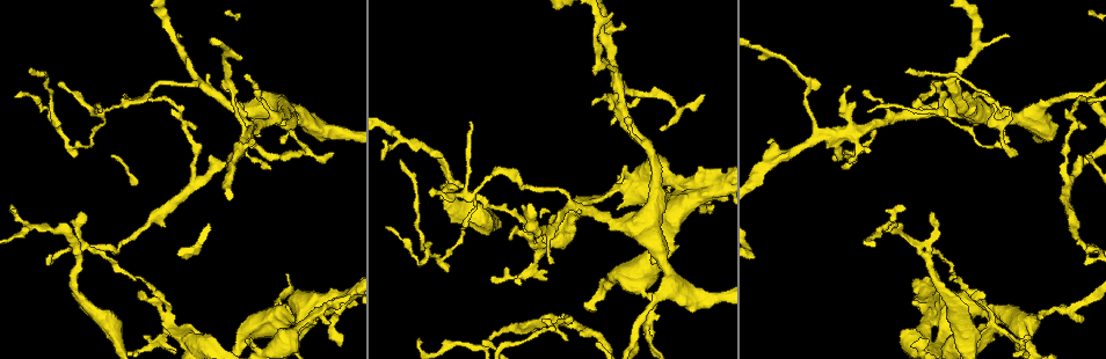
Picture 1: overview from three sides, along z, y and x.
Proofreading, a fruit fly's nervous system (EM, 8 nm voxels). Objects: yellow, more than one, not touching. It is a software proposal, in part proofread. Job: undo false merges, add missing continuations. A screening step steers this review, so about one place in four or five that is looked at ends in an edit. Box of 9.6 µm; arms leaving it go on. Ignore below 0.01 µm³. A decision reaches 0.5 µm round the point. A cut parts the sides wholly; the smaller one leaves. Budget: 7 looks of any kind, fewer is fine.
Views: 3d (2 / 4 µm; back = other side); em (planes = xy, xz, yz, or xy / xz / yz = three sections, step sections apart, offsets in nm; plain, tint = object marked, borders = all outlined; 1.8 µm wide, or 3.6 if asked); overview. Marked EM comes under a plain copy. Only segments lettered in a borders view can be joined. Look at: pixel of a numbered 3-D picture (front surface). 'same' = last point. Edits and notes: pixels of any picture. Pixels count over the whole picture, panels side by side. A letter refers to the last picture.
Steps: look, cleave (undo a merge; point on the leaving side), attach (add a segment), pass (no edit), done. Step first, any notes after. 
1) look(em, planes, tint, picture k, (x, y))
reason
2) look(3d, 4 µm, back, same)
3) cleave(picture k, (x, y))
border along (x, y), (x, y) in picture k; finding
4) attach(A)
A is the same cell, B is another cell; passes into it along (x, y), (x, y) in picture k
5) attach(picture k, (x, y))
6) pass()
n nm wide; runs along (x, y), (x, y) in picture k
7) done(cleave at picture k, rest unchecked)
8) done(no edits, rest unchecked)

look(em, planes, borders, picture 1, (465, 209))
thick turns thin

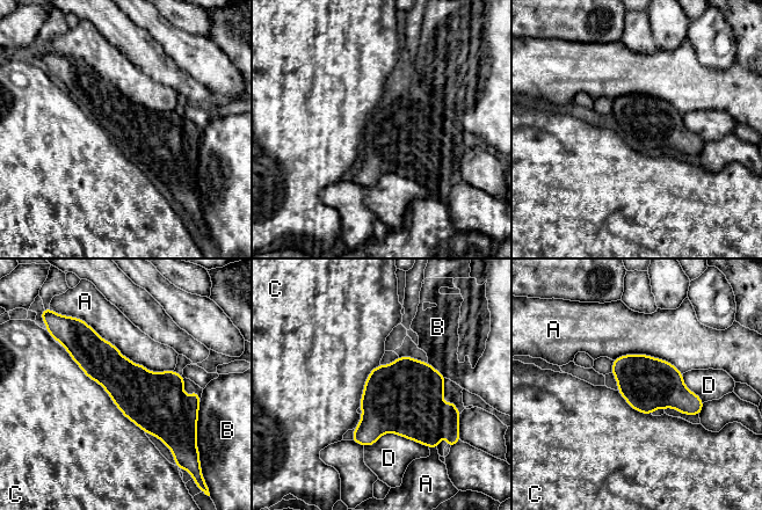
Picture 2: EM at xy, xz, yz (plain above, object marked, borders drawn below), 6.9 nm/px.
pass()
360 nm wide; A, B, C and D are other cells; all the same cell

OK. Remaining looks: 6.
look(em, planes, borders, picture 1, (404, 141))
arms part here

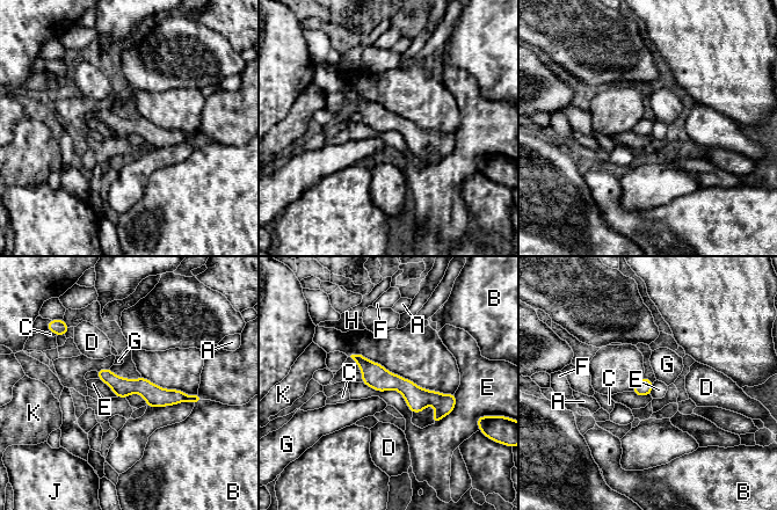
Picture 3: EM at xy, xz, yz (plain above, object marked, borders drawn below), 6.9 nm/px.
pass()
A, B, C, D, E, F, G, H, J and K are other cells; runs along (356, 357), (416, 398), (452, 403) in picture 3; all the same cell

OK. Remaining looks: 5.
look(em, xy, step 8, tint, picture 1, (342, 298))
abrupt turn

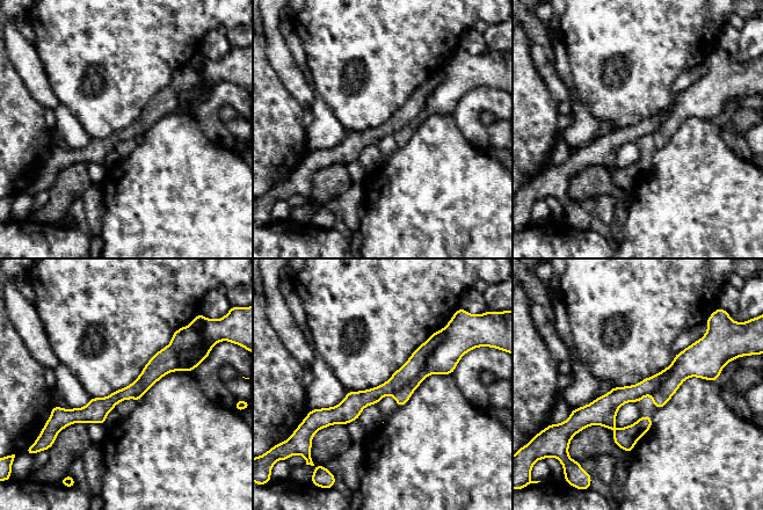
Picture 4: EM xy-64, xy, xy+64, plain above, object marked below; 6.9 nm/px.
look(em, xz, step 8, tint, same)
cut it another way

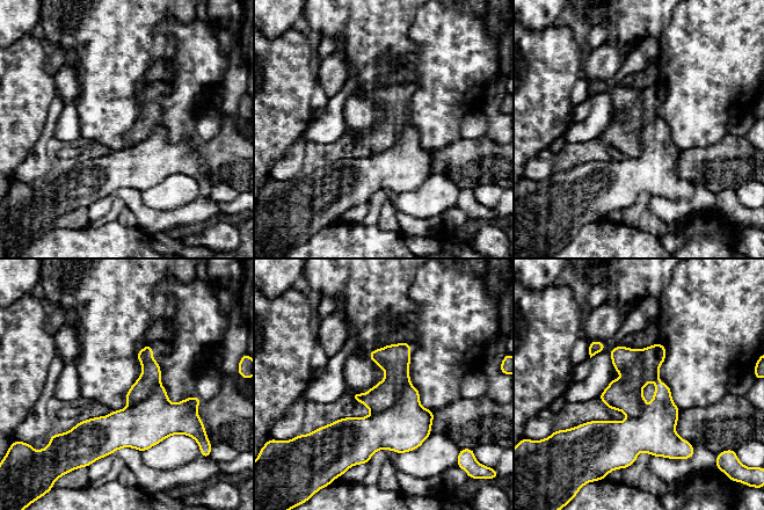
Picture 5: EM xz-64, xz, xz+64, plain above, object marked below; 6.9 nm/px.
look(em, xz, step 8, borders, same)
what lies round it

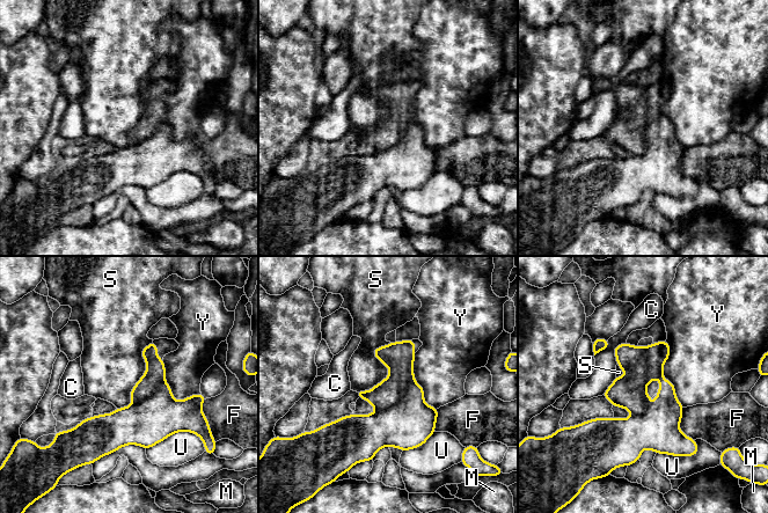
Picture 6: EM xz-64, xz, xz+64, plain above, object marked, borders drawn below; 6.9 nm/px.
cleave(picture 6, (386, 394))
C, F, M, S, U and Y are other cells; border along (414, 381), (394, 404), (375, 411) in picture 6; two cells meet here

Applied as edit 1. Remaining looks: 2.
done(cleave at picture 6, rest unchecked)

